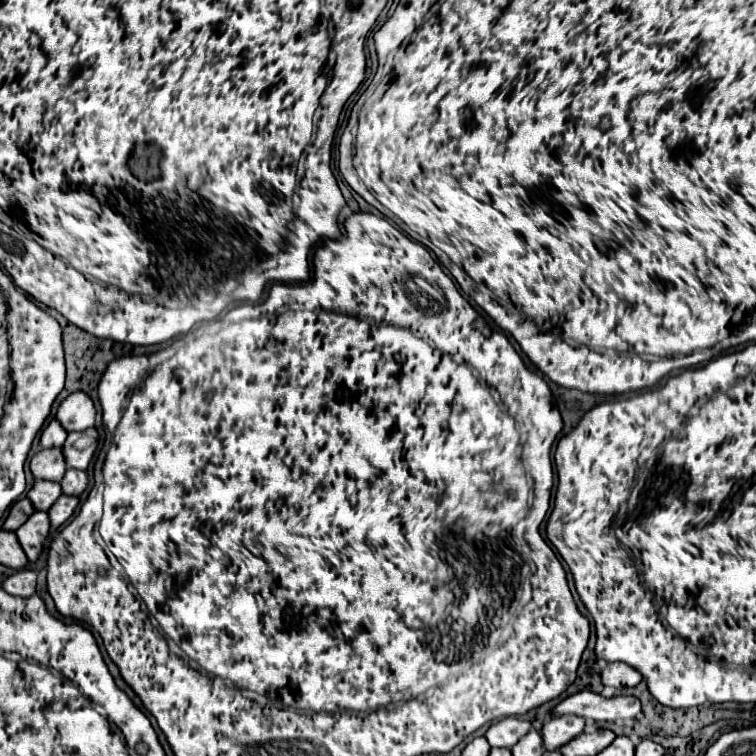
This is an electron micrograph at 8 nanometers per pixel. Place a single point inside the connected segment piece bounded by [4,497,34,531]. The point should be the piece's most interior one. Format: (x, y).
(23, 509)

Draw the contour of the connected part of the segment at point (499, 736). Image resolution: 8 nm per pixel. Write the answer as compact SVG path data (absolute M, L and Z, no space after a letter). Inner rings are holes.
M506 717L500 719L496 723L490 725L490 729L486 731L486 739L492 747L514 747L518 743L520 737L524 737L530 731L532 723L526 719L518 719L518 717Z

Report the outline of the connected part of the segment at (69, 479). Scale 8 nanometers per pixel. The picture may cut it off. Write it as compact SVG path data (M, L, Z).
M68 469L66 475L62 477L62 491L66 495L82 495L84 489L88 487L88 475L86 471L78 471L78 469Z

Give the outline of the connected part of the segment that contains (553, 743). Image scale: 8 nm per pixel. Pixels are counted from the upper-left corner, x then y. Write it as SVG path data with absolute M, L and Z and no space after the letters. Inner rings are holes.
M576 715L550 717L542 727L542 739L548 751L556 751L584 731L584 719Z

